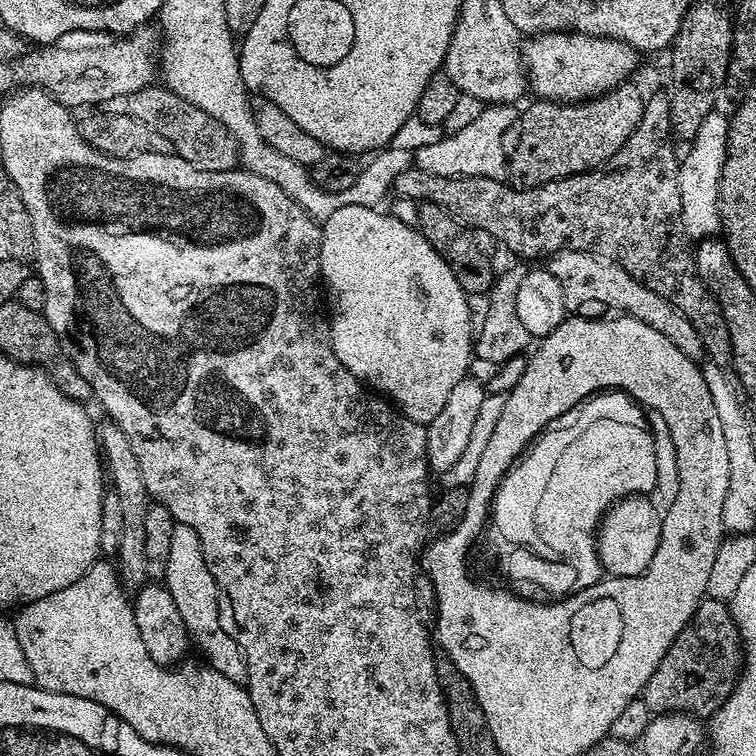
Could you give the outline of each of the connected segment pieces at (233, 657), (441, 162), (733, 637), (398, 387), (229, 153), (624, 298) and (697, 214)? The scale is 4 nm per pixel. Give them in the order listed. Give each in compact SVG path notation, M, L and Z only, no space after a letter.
M177 524L174 530L166 586L178 606L178 614L182 614L182 622L186 626L191 643L195 647L197 644L201 654L208 659L205 660L207 667L218 670L218 674L226 674L230 682L247 685L248 667L244 661L244 654L238 642L234 642L234 638L220 627L220 594L216 590L214 574L210 574L210 566L206 566L206 558L202 554L202 542L198 534L185 524Z
M490 104L474 122L462 127L457 133L441 135L441 140L432 140L414 152L415 167L426 170L426 174L438 174L445 178L455 176L481 176L504 180L510 172L510 156L504 152L504 139L517 127L518 112L510 104Z
M703 599L698 610L690 618L690 622L680 631L678 638L666 650L662 662L658 662L658 670L650 674L650 682L646 682L642 698L646 706L654 714L665 712L682 712L697 718L710 718L730 698L742 675L742 645L740 631L732 617L731 607L723 600Z
M347 204L334 210L334 214L330 214L330 218L322 221L320 274L326 285L327 295L328 292L332 295L332 308L330 304L332 345L338 362L342 362L342 366L346 366L346 370L350 370L350 374L358 377L369 389L375 390L379 395L394 402L395 407L403 412L406 418L426 426L430 422L434 422L434 418L438 418L439 412L442 411L442 406L446 406L446 398L450 394L450 390L454 390L454 386L458 386L458 382L462 382L469 375L469 364L474 357L474 320L472 324L472 308L468 305L470 296L458 282L452 265L444 261L444 254L424 237L419 227L413 226L411 223L408 225L406 221L399 220L398 217L391 216L388 212L379 212L380 210L376 206L367 208L366 206Z
M167 86L156 87L134 90L132 94L118 94L116 98L107 100L106 111L110 114L126 114L130 118L138 118L138 122L146 122L146 126L154 126L154 130L158 130L158 134L170 142L175 155L191 164L199 164L202 169L213 172L239 165L236 137L230 135L217 119L186 102L186 98L174 94Z
M557 252L551 257L550 271L554 278L564 287L564 297L569 313L585 316L587 320L599 320L609 314L633 316L636 320L646 322L662 334L662 312L672 303L662 294L654 294L638 278L631 276L618 262L595 252Z
M720 110L706 114L702 126L698 126L698 134L687 145L688 153L683 153L678 170L678 194L682 194L682 226L693 241L699 242L721 235L720 227L720 183L722 182L722 166L728 157L728 121Z

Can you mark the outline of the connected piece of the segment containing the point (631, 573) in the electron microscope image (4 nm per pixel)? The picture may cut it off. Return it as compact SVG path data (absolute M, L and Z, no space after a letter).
M645 495L628 496L615 504L597 529L597 552L605 573L611 577L638 578L648 568L661 540L662 516Z

